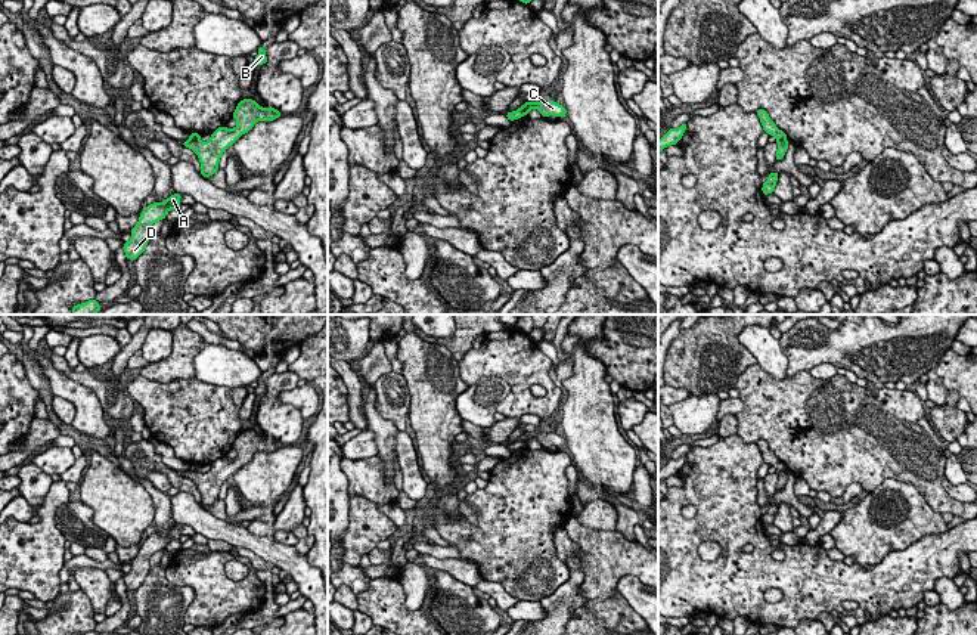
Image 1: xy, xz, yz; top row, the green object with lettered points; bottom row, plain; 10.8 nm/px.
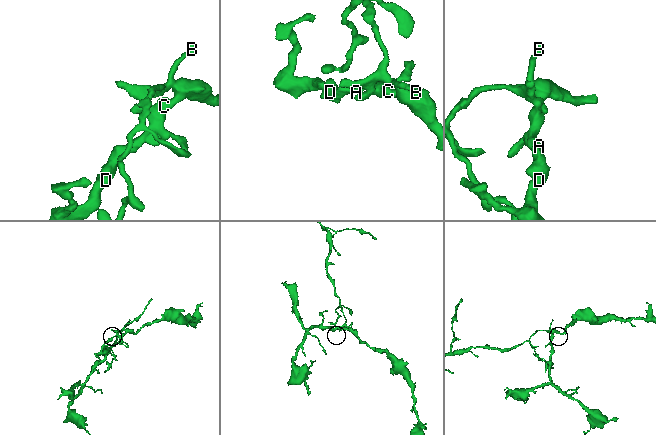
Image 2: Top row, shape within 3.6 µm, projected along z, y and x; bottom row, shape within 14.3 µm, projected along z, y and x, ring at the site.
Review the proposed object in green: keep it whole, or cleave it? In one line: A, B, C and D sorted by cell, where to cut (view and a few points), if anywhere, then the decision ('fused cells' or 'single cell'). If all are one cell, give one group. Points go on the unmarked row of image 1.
groups A C D / B; cut yz (785, 468), (778, 473); fused cells

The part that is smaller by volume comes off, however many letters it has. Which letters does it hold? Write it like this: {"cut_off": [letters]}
{"cut_off": ["B"]}

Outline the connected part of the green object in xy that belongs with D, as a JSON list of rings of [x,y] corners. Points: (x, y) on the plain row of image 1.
[[[174,524],[164,533],[153,533],[143,539],[137,555],[131,560],[131,570],[122,576],[127,589],[136,591],[143,583],[151,570],[151,557],[165,549],[170,540],[179,540],[180,529],[180,524]]]

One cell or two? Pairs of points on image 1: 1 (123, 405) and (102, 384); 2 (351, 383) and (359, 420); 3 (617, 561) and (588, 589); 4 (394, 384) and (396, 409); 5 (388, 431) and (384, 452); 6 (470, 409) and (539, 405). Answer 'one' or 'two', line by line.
1: one
2: one
3: one
4: one
5: one
6: two

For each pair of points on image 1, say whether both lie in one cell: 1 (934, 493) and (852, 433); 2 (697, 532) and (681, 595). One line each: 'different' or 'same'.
1: same
2: same

